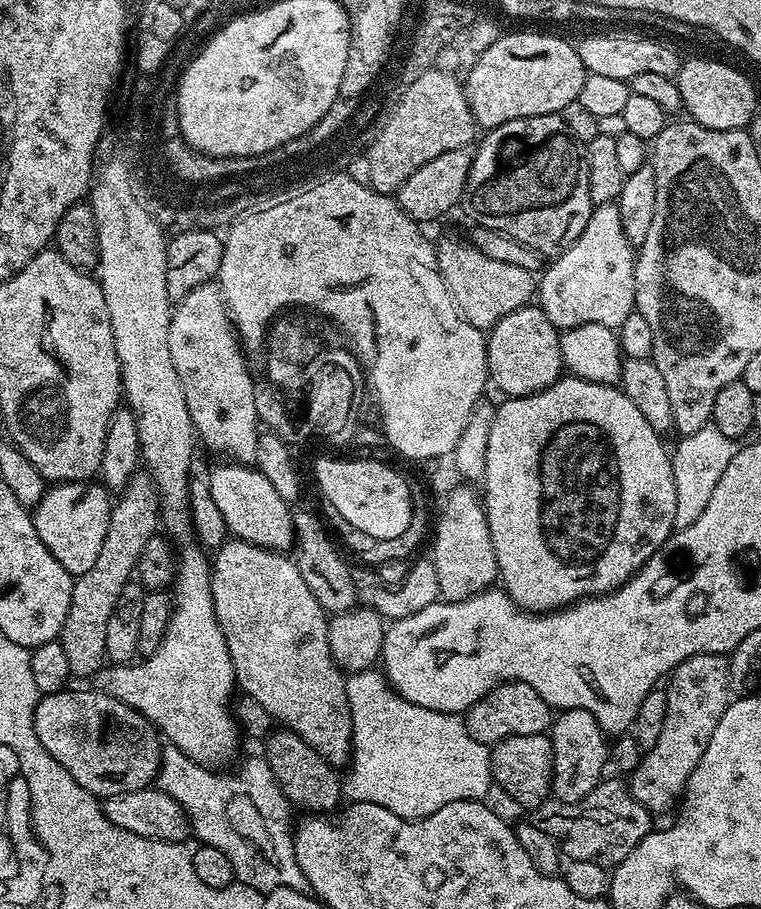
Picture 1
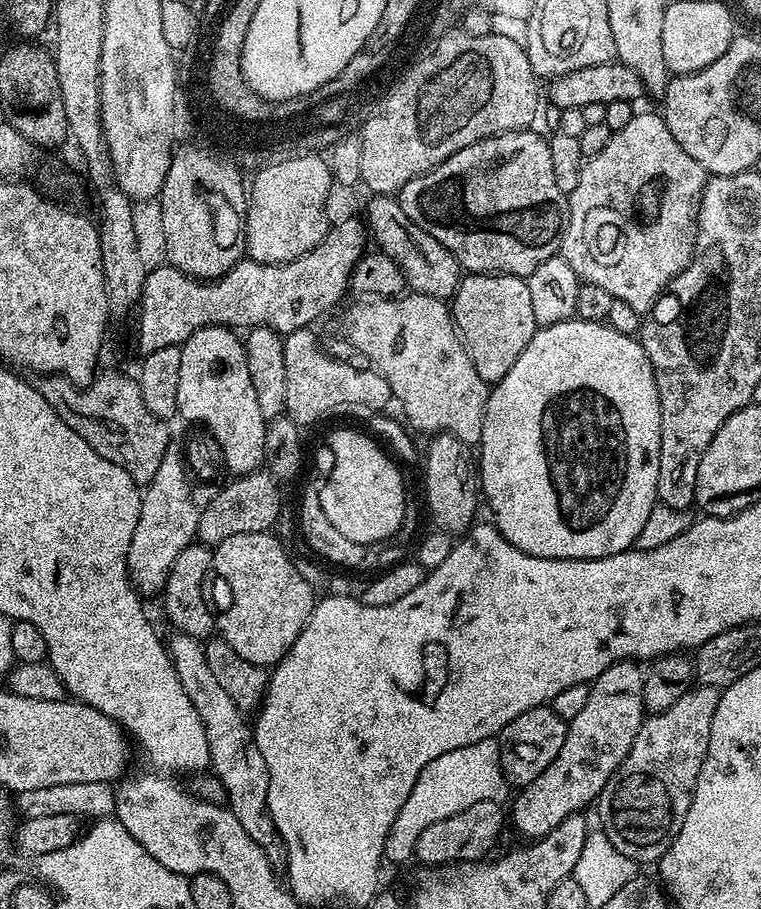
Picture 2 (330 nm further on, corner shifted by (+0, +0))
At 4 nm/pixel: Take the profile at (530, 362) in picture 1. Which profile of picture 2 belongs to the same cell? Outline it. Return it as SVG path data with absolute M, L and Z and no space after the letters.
M465 275L450 301L450 311L464 349L474 362L474 370L478 370L489 386L506 378L510 366L518 362L518 354L530 346L530 338L534 338L538 327L530 303L528 282L523 276Z

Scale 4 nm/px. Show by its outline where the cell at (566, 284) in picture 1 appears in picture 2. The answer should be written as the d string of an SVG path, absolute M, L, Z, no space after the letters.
M637 111L622 130L612 134L602 154L585 159L578 186L574 186L568 196L559 255L570 262L570 270L574 270L577 280L602 286L613 300L626 302L632 309L647 314L670 281L692 261L696 246L696 211L700 209L700 195L709 179L703 166L678 146L663 115Z

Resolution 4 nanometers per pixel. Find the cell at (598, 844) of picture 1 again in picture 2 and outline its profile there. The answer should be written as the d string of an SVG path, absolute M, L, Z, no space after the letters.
M495 800L474 802L474 806L466 806L466 810L454 814L442 822L434 822L430 826L426 826L422 830L422 835L418 837L416 851L414 853L415 859L420 859L421 861L419 863L424 866L443 866L449 862L483 861L489 855L487 852L499 842L500 835L504 832L504 824L506 828L506 812L505 809L503 812L500 807L501 805Z

